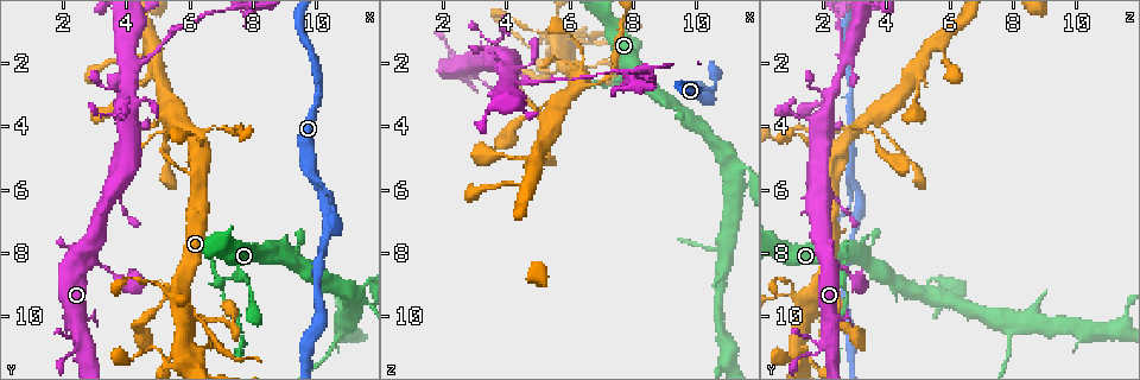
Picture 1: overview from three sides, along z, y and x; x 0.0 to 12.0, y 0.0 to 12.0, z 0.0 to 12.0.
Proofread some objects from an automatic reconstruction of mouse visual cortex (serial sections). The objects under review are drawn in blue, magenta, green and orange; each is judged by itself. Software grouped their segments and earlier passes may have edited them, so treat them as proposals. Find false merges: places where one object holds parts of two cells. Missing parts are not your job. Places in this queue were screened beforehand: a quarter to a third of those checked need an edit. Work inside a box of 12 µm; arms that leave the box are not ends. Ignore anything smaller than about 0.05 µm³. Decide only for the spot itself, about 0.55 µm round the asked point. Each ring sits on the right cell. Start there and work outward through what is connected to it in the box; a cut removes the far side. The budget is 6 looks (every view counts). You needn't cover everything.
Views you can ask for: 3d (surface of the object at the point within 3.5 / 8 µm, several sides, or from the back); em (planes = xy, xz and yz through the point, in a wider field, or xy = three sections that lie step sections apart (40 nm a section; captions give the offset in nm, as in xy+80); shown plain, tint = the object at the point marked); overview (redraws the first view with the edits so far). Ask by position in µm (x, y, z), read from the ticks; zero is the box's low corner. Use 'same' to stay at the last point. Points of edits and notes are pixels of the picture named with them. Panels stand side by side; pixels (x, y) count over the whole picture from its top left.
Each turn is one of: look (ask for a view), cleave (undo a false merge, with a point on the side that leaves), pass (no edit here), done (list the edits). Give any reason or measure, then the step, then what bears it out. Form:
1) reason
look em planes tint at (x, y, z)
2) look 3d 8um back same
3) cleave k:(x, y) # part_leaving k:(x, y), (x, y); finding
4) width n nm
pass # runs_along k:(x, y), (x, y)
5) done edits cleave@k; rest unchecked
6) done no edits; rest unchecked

look 3d 8um at (7.6, 8.6, 2.4)

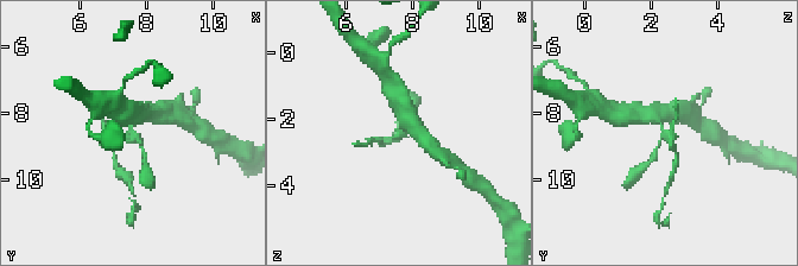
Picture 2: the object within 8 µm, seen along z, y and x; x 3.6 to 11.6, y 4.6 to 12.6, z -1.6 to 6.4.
arms 3; arm_widths 150, 150, 500 nm; need the tissue
look em xy step 3 tint at (7.6, 8.5, 2.4)

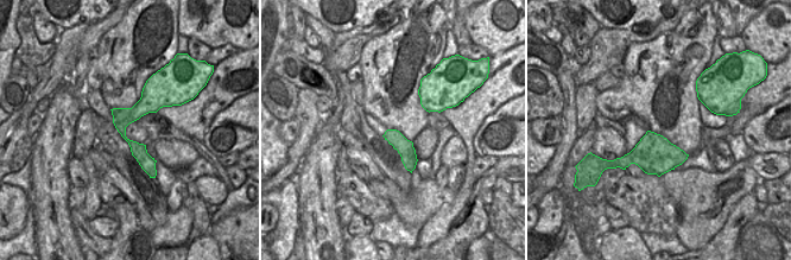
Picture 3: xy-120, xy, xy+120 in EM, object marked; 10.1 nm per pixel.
cleave 2:(382, 141) # part_leaving 2:(664, 130), (675, 147), (675, 165); two cells meet here

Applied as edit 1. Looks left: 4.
see it whole again
look overview

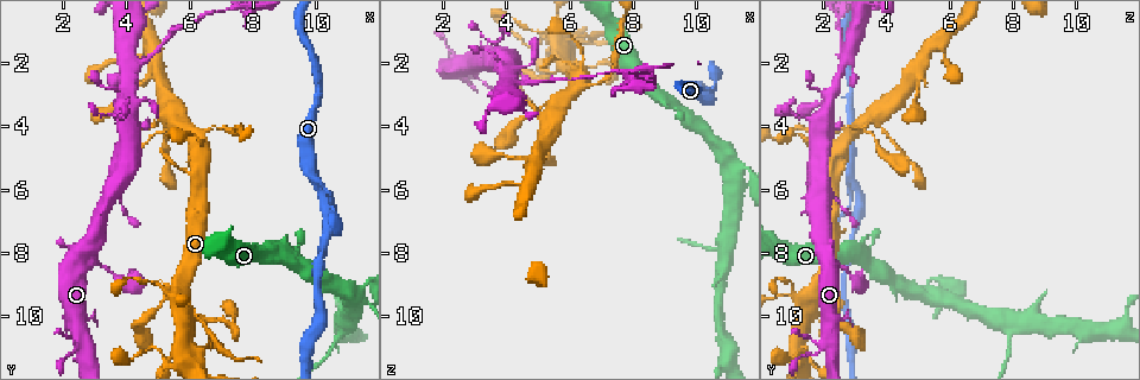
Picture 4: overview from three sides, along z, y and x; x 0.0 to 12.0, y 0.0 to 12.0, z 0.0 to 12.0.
calibre changes
look 3d 3.5um at (6.3, 4.5, 2.7)

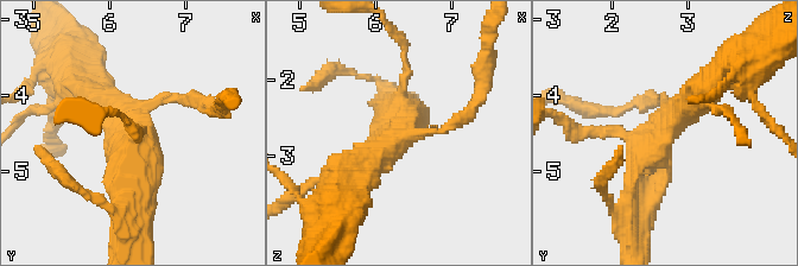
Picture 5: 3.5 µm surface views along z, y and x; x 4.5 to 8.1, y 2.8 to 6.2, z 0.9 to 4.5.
pass # runs_along 5:(640, 194), (646, 150), (713, 84); one cell here

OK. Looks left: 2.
three-way junction
look 3d 3.5um at (4.1, 2.3, 2.6)

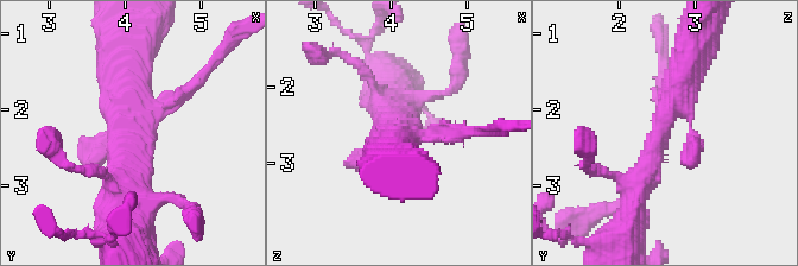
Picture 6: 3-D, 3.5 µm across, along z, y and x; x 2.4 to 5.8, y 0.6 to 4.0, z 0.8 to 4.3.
look em xy step 1 tint at (4.10, 2.30, 2.55)

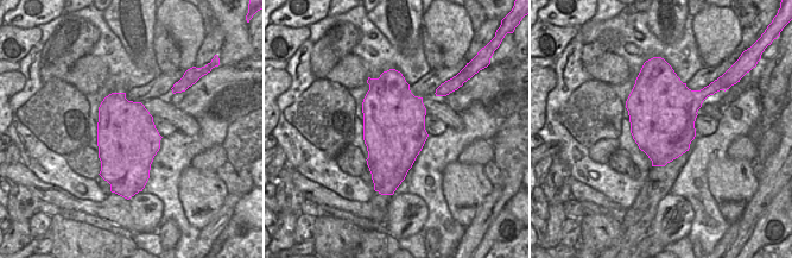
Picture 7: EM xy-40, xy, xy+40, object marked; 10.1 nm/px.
cleave 6:(195, 83) # part_leaving 6:(162, 109), (184, 95), (235, 32); two cells meet here

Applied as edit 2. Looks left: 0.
done edits cleave@2, cleave@6; rest unchecked

